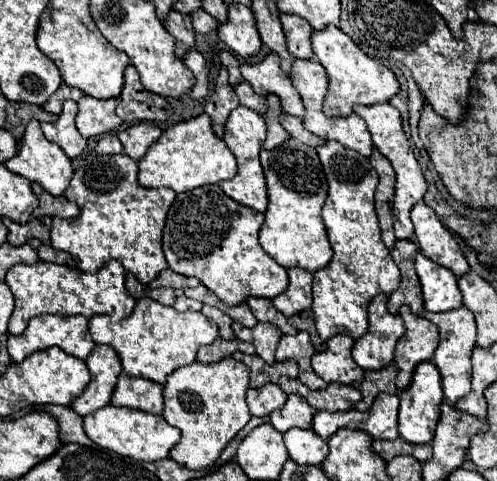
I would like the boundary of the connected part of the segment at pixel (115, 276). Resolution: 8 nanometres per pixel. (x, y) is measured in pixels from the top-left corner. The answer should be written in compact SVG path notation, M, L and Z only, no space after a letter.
M37 261L35 265L15 265L9 269L5 283L9 285L15 297L15 309L9 319L9 335L21 335L29 323L29 319L37 315L131 315L135 307L135 299L125 289L125 269L121 261L109 261L95 273L83 273L79 269L71 269L65 265Z

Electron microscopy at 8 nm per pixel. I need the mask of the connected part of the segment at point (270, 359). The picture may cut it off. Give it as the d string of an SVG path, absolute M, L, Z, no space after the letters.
M257 323L253 329L249 329L249 331L245 329L245 333L247 333L245 341L251 341L255 345L257 355L265 363L273 365L275 363L275 349L277 349L281 331L271 323Z

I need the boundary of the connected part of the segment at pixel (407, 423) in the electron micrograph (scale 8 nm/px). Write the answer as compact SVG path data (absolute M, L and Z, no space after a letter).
M421 363L415 373L413 381L407 391L399 393L401 397L401 407L399 407L399 435L413 445L423 445L433 441L435 425L441 417L441 403L445 401L443 397L443 387L441 387L441 375L439 369L433 363Z

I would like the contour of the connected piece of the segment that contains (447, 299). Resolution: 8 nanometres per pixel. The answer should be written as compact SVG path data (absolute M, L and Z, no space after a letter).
M417 253L415 269L423 287L425 311L451 311L463 307L457 277L451 271L431 259L423 259L421 253Z

